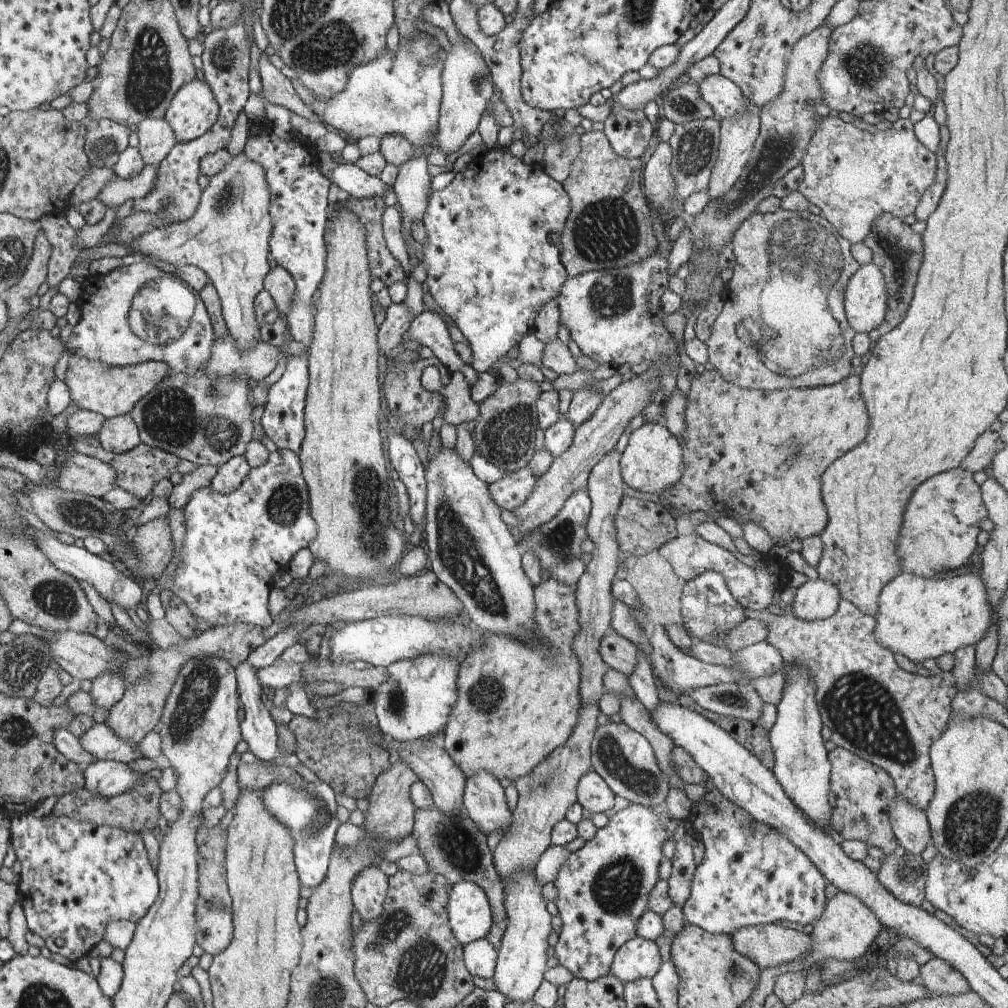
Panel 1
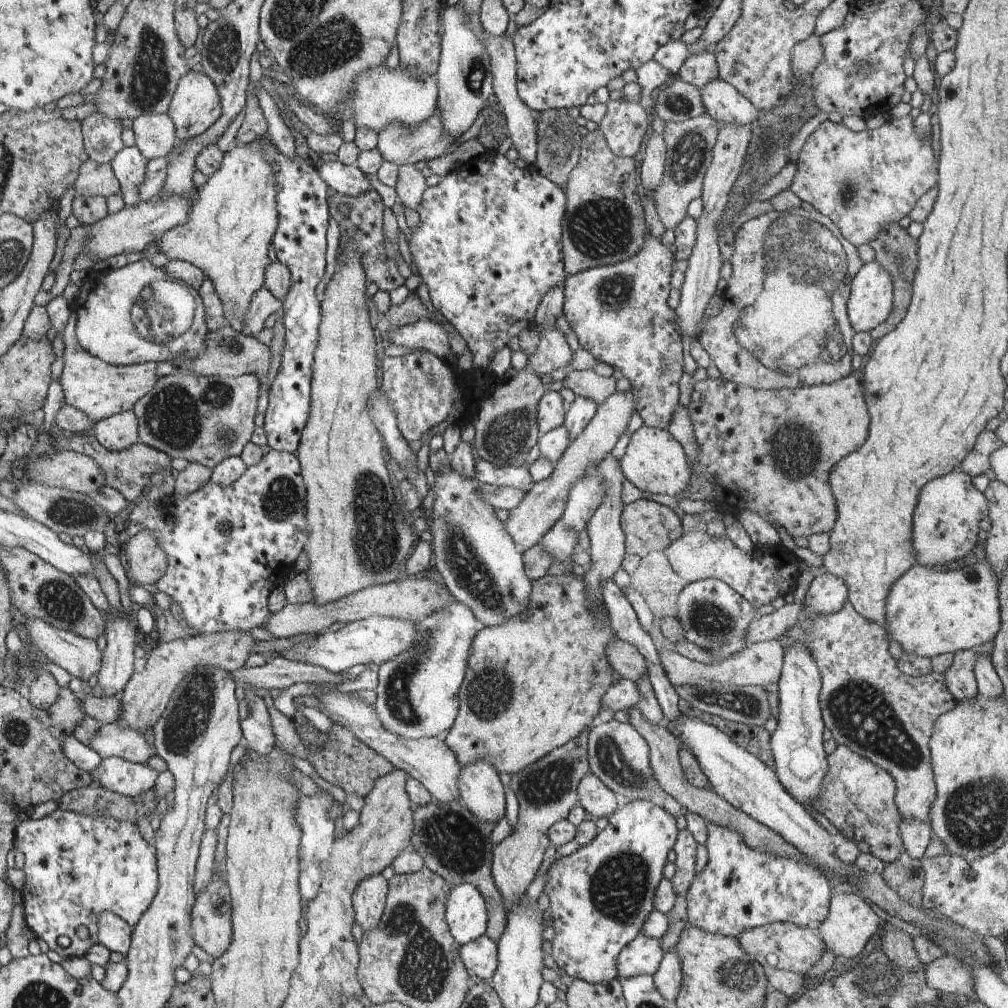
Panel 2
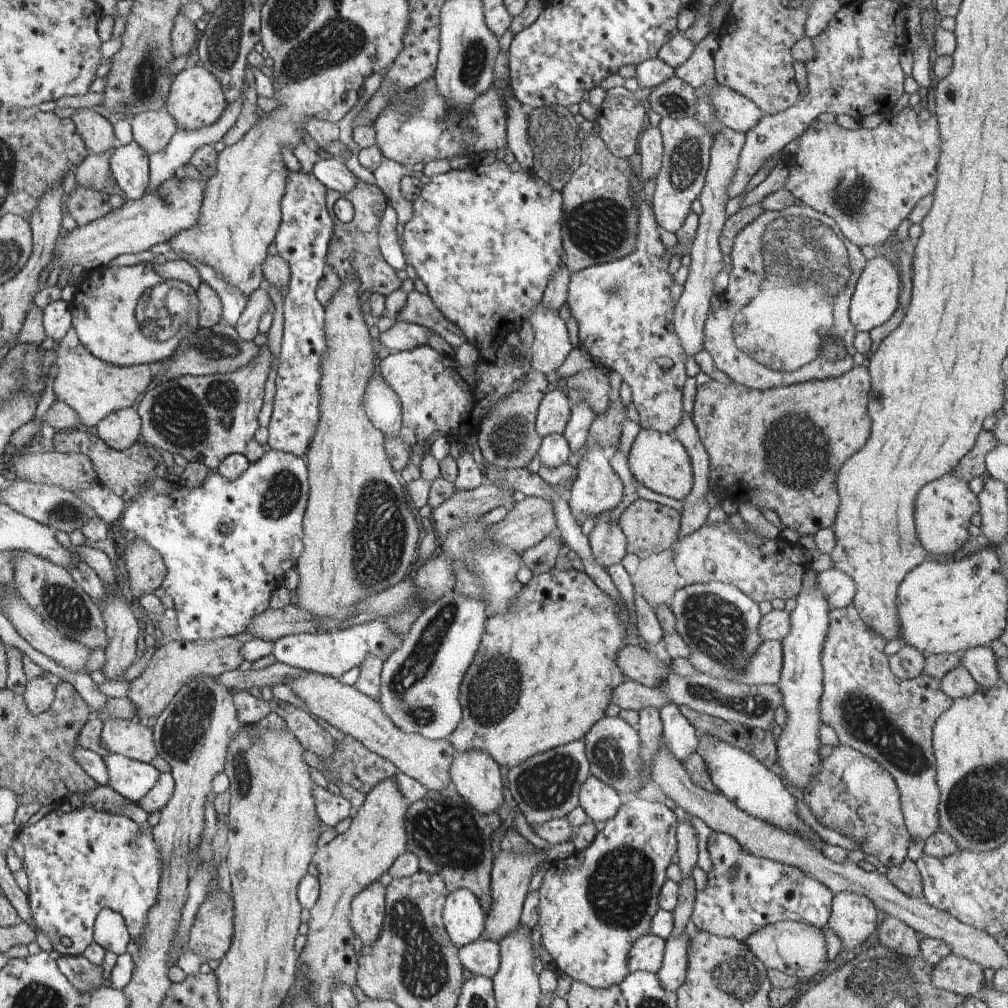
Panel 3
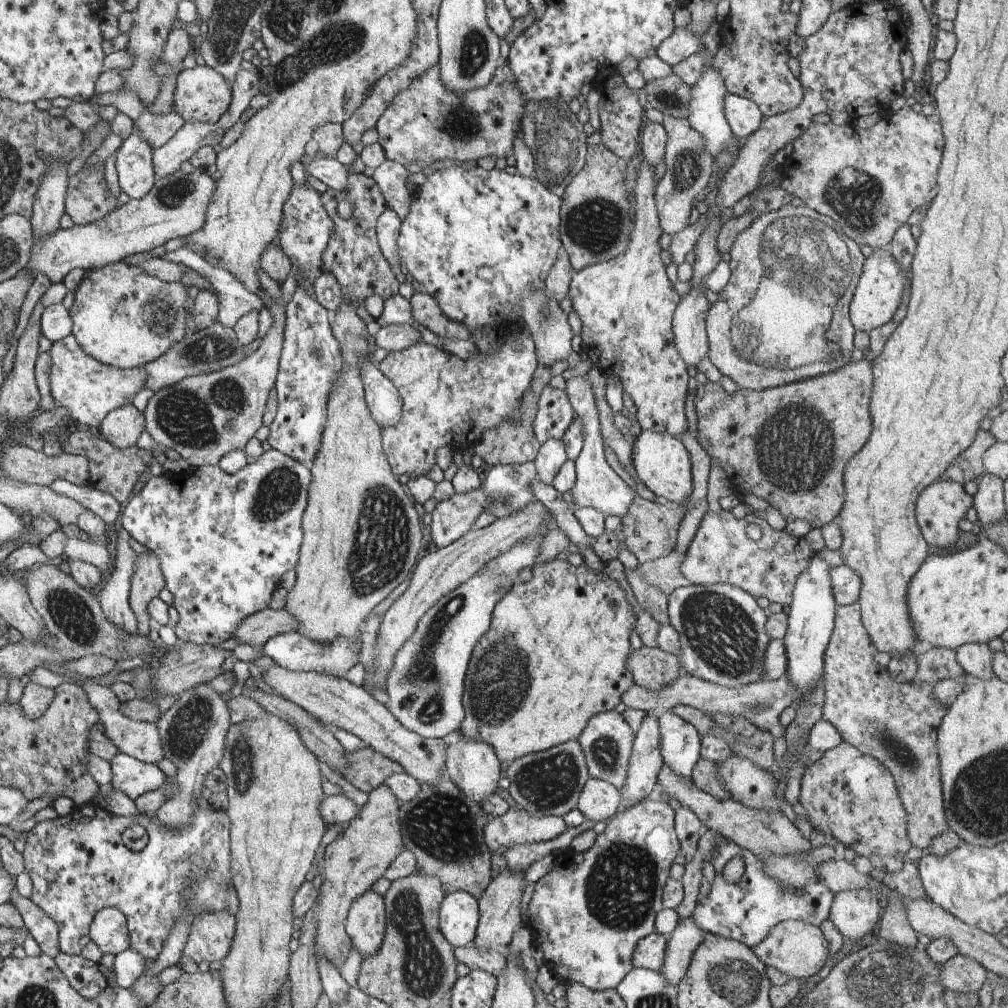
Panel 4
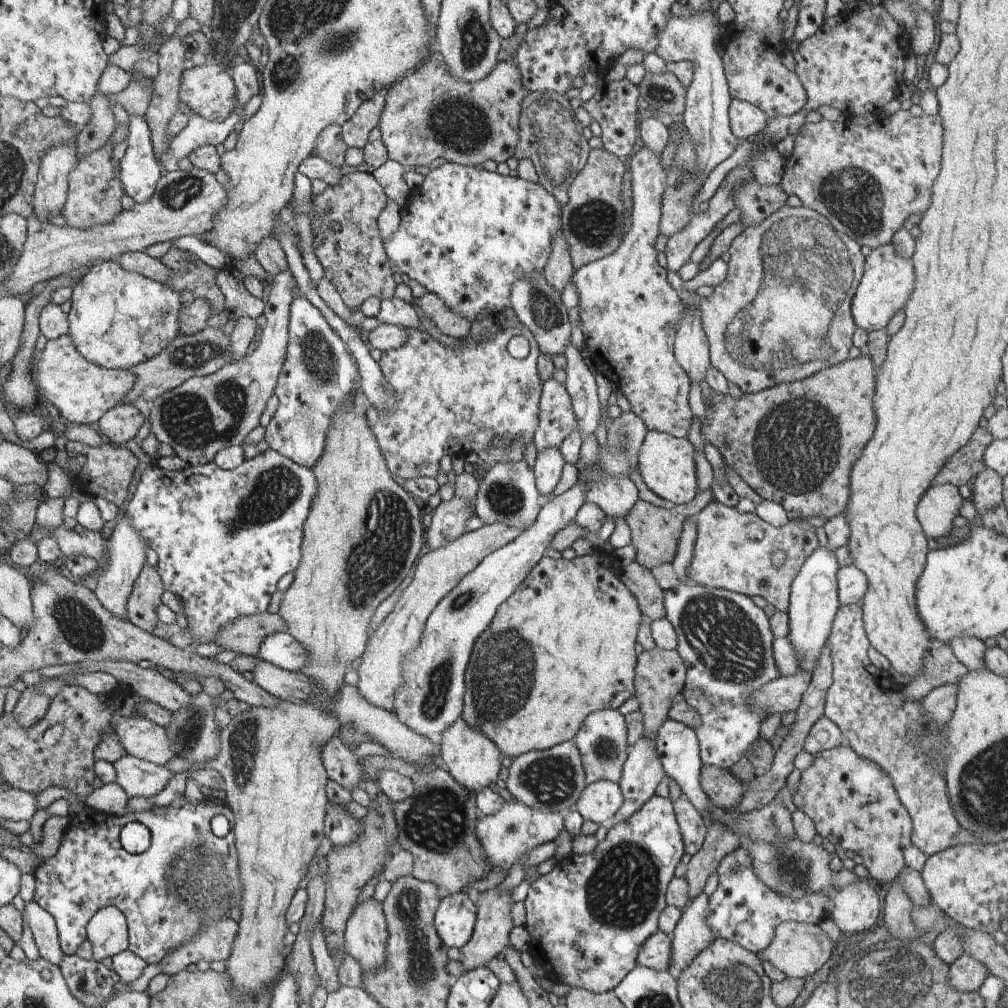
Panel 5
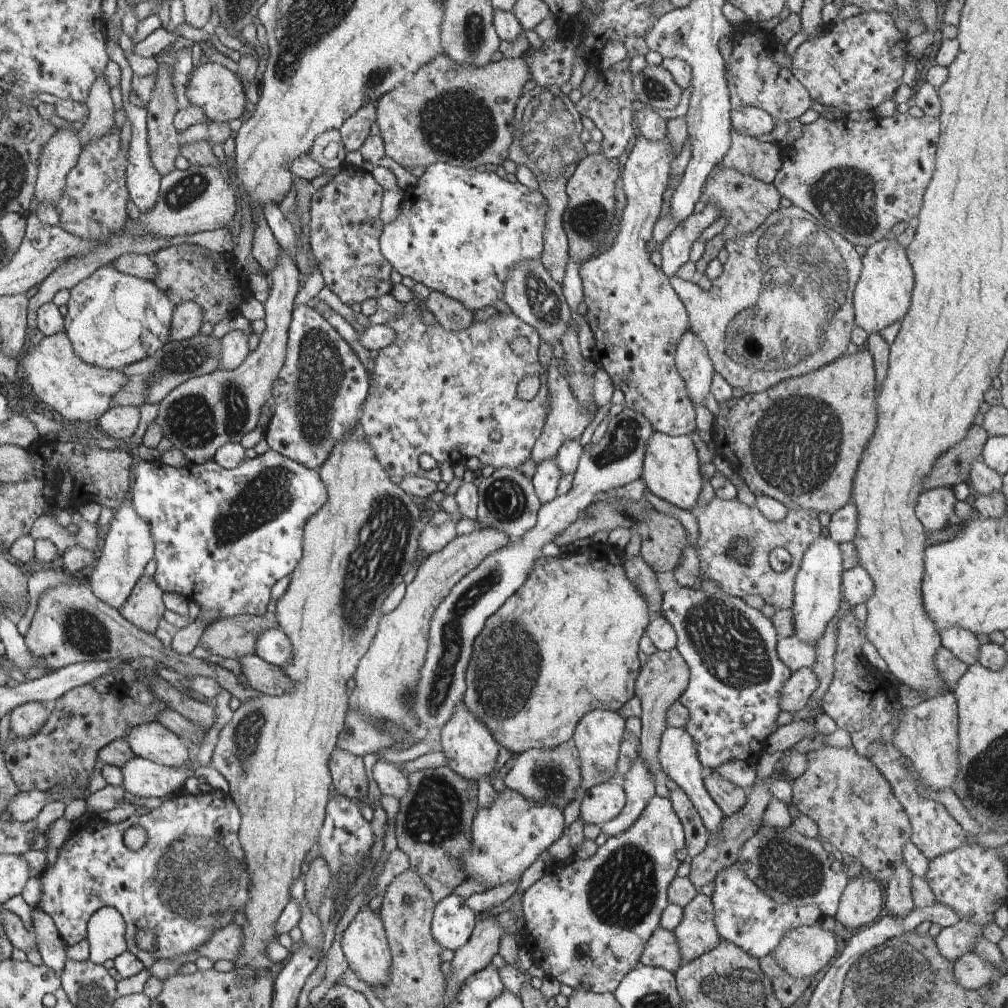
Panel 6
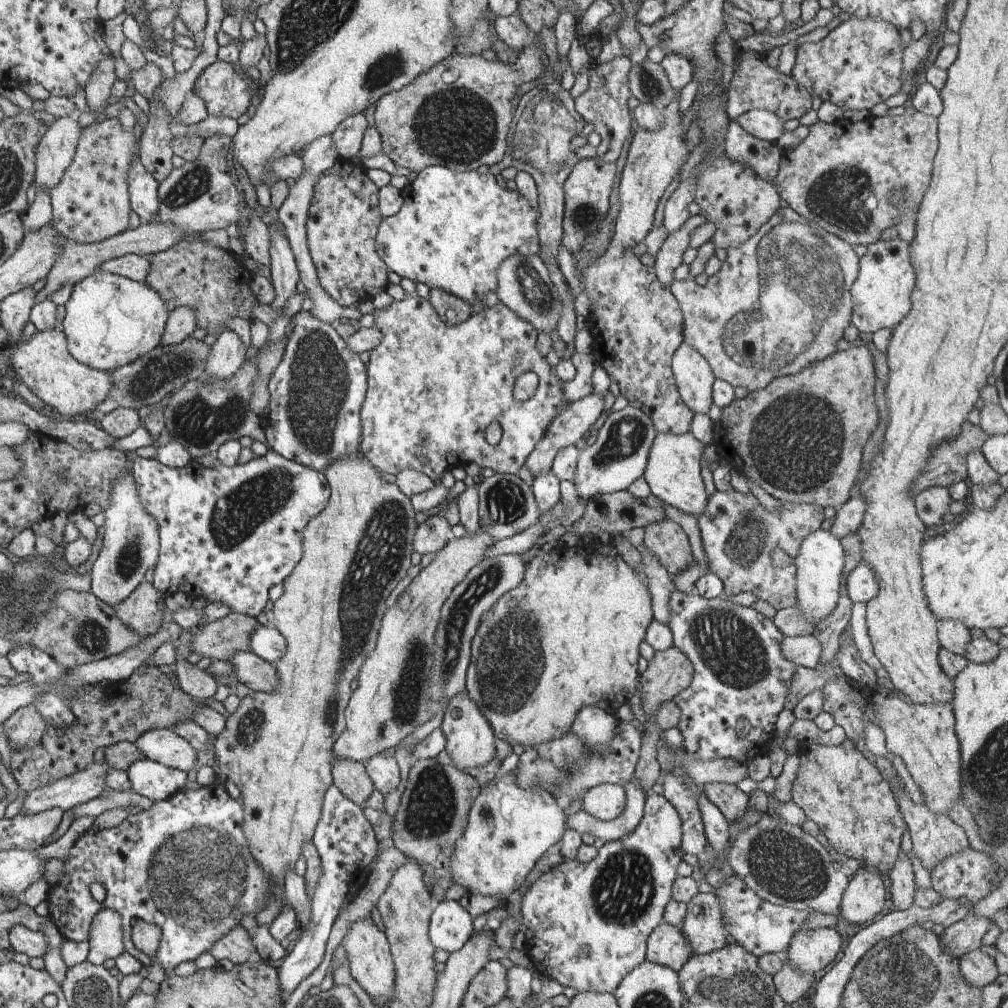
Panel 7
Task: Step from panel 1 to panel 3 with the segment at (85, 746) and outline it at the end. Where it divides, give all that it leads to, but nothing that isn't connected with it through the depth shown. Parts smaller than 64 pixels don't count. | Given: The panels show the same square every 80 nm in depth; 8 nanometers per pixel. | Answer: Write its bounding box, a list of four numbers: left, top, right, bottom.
[100,719,158,763]

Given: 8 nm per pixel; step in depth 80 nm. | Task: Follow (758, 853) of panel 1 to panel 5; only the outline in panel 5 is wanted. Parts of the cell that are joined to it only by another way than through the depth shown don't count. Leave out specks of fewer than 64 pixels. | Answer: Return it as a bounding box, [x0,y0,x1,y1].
[704,845,831,954]

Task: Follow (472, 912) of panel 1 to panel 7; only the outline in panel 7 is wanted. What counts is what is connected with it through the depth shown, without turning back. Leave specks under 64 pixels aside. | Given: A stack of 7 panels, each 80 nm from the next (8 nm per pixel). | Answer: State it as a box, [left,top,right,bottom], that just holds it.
[430,901,473,953]

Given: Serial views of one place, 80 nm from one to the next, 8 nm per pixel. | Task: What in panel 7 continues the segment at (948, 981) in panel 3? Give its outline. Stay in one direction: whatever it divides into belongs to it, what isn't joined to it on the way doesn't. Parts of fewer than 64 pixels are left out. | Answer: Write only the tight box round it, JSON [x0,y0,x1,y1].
[958,949,1004,988]

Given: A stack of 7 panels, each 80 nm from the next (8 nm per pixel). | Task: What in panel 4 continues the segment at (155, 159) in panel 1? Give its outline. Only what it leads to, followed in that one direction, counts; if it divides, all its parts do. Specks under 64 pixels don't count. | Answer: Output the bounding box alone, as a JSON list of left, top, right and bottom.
[133,108,183,149]

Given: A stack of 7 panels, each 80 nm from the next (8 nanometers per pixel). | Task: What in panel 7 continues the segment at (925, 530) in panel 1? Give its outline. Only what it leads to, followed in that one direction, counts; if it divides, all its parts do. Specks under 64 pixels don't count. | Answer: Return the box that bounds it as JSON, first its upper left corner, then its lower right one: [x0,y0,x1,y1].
[914,487,952,526]

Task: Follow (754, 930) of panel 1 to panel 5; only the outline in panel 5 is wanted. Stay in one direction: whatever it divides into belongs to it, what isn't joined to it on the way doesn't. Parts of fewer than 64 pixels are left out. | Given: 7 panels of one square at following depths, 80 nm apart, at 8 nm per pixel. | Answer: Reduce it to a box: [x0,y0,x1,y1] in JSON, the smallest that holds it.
[758,921,831,982]

